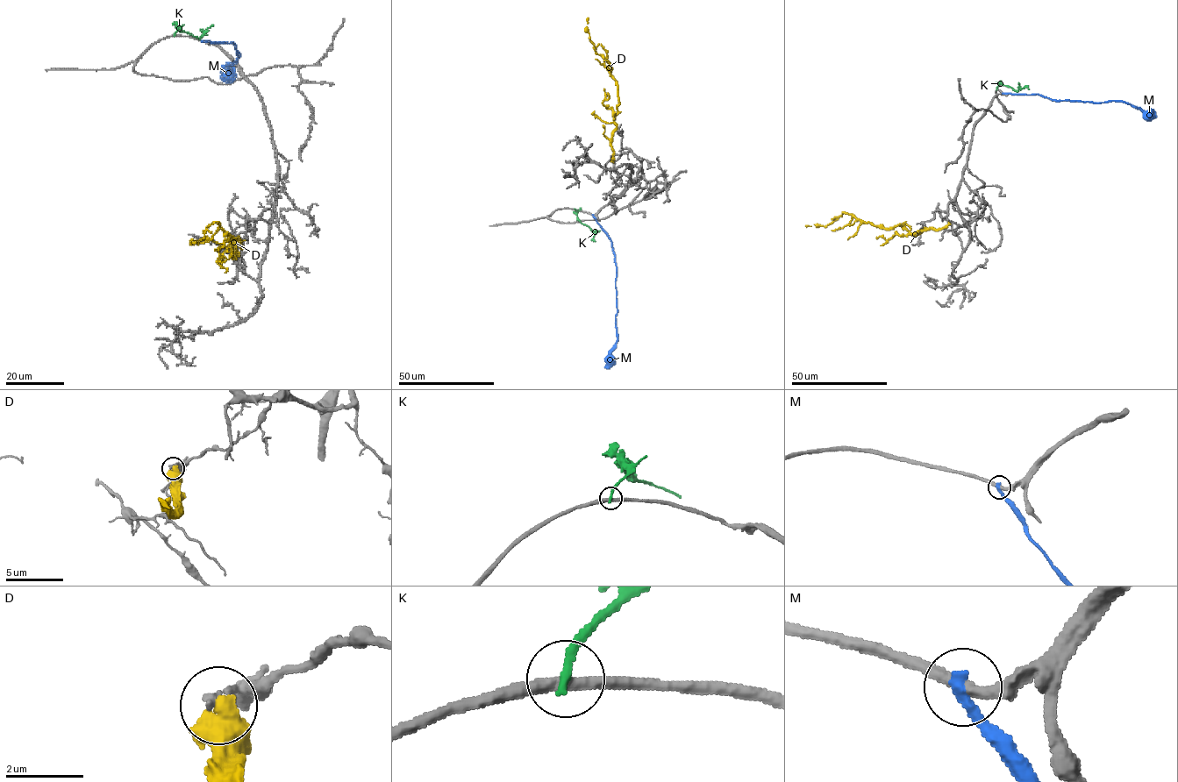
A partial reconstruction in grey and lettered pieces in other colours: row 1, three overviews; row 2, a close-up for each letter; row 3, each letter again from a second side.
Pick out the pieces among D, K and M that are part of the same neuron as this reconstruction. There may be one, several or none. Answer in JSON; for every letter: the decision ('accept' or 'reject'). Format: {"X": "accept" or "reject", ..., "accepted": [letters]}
{"D": "reject", "K": "reject", "M": "reject", "accepted": []}

